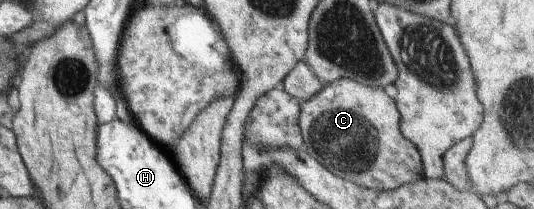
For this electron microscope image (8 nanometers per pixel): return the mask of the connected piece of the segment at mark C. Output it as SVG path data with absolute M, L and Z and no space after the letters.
M339 78L335 82L324 83L313 98L303 102L299 122L303 136L302 149L335 176L351 181L361 188L397 190L403 184L415 184L425 178L419 150L401 134L401 114L392 92L369 88L350 78Z

